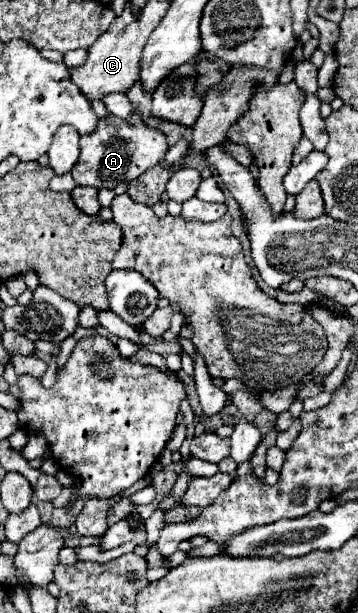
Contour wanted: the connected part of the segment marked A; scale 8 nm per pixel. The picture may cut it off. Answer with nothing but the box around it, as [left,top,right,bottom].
[72,114,166,188]

